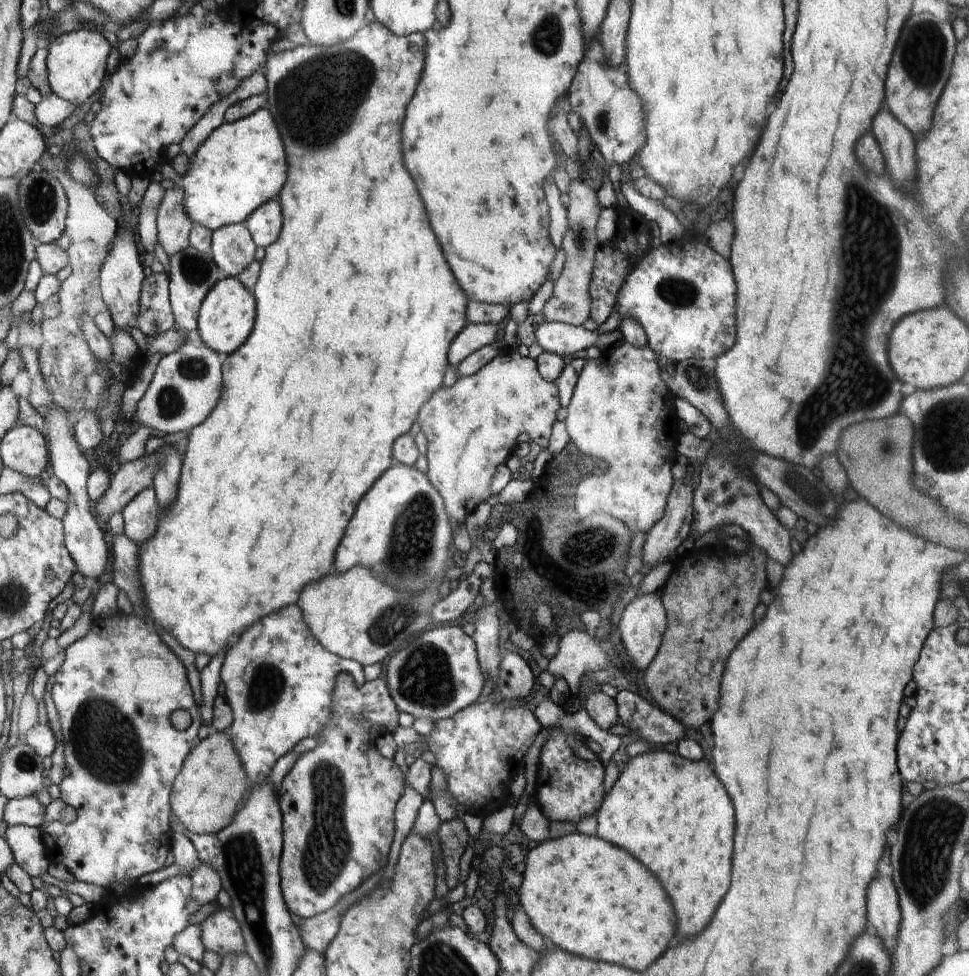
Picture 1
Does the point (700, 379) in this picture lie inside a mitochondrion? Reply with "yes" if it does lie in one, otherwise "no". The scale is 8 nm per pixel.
yes

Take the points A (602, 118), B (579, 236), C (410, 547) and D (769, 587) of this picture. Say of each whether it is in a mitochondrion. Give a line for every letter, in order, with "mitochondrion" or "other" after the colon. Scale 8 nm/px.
A: mitochondrion
B: mitochondrion
C: mitochondrion
D: other

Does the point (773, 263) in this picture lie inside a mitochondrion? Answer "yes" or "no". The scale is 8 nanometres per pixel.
no

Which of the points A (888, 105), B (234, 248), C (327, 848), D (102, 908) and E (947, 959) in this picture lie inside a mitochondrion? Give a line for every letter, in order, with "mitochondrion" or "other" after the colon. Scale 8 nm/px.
A: other
B: mitochondrion
C: mitochondrion
D: other
E: other

